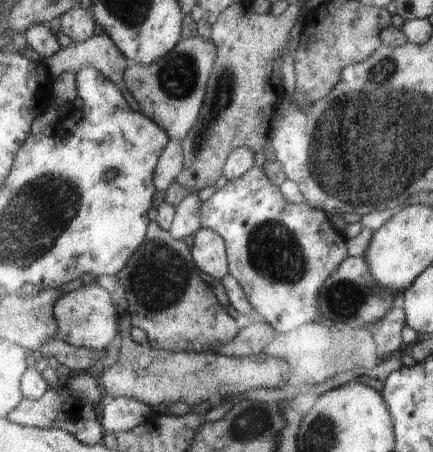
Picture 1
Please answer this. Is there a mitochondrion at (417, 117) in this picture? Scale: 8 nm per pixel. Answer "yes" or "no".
yes

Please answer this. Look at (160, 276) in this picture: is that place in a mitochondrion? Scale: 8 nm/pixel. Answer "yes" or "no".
yes

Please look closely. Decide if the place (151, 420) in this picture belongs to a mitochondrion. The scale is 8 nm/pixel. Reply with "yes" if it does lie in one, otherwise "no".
no

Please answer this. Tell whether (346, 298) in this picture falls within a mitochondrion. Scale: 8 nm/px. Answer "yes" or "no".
yes

